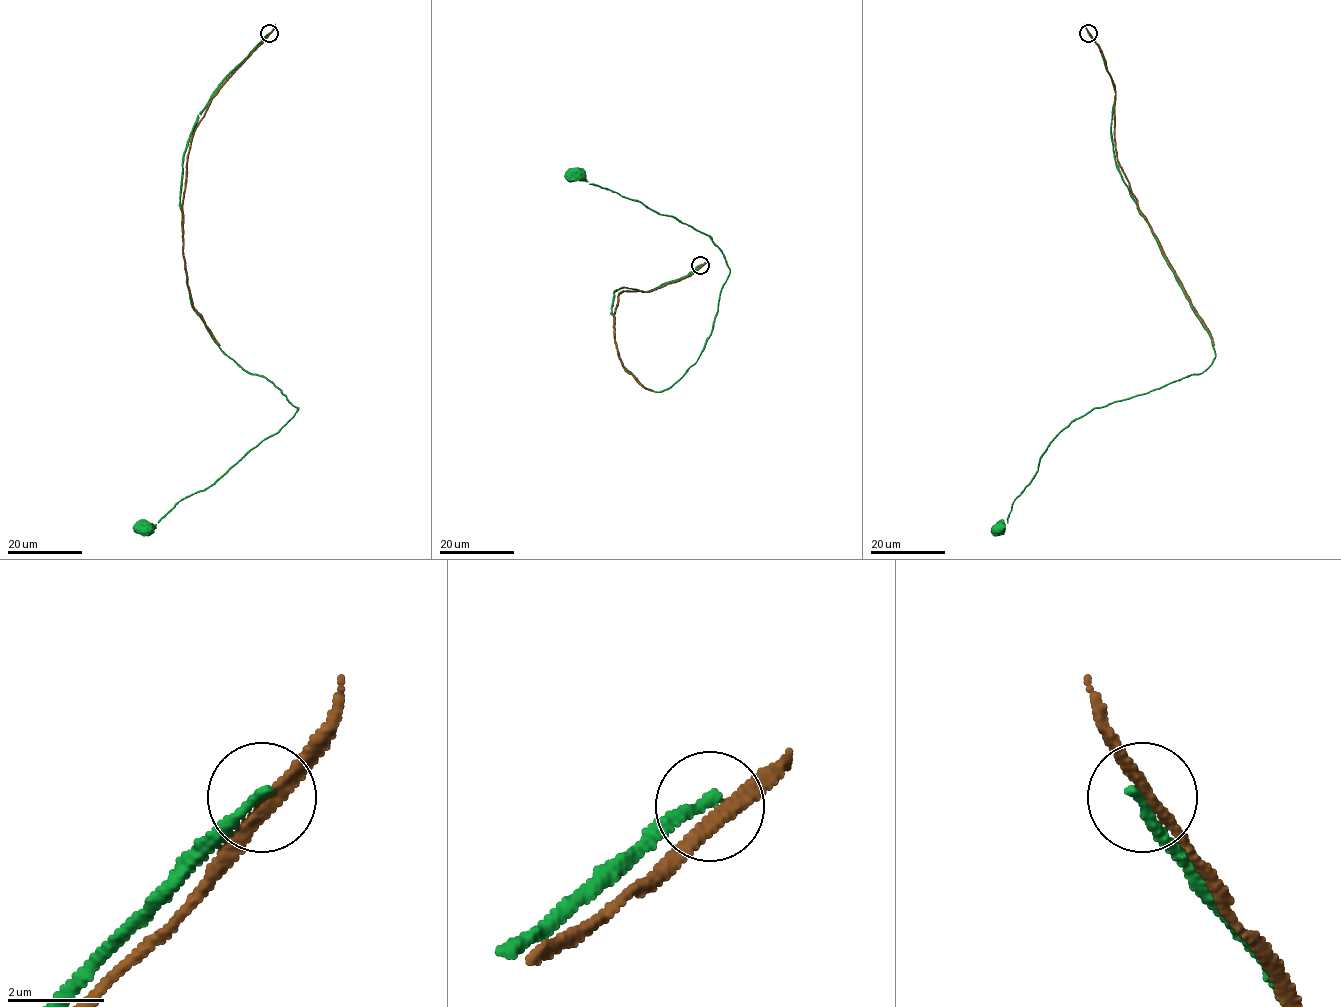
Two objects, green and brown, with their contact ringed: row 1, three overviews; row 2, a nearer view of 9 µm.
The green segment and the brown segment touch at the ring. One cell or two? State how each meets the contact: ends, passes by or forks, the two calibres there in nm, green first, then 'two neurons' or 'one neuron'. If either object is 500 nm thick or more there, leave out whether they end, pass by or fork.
green ends; brown passes by; calibres 200 and 240 nm; two neurons

